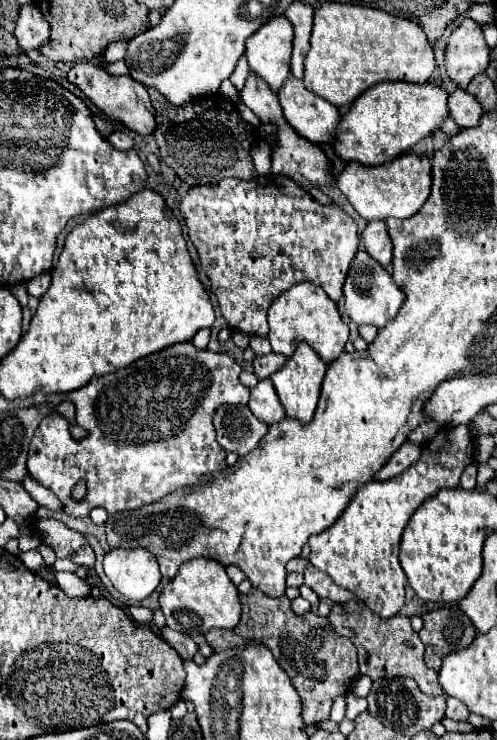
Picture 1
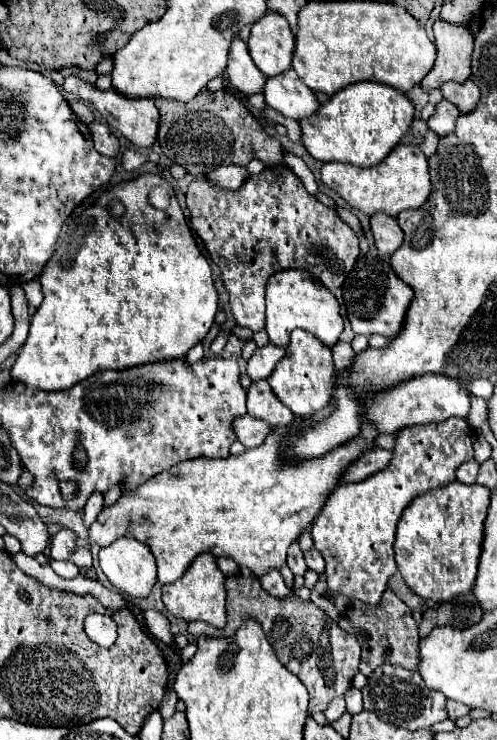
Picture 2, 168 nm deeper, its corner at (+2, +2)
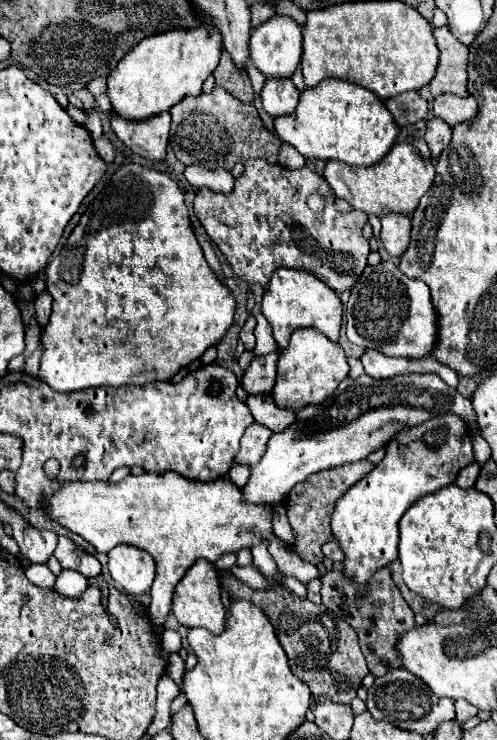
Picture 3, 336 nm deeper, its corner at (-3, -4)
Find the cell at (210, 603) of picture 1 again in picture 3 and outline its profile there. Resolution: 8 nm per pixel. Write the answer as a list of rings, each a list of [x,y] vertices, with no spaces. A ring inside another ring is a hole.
[[[198,559],[188,569],[188,573],[178,581],[174,589],[174,599],[172,599],[172,613],[178,617],[178,623],[188,629],[204,627],[210,633],[220,633],[224,629],[226,609],[220,599],[220,583],[218,583],[214,567],[206,559]]]

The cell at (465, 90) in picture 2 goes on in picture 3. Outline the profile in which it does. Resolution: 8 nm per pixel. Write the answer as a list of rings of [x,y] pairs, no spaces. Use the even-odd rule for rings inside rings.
[[[440,95],[432,101],[434,117],[446,121],[450,127],[454,127],[456,123],[472,121],[476,117],[476,111],[478,111],[478,103],[472,95],[464,99],[456,95]]]

